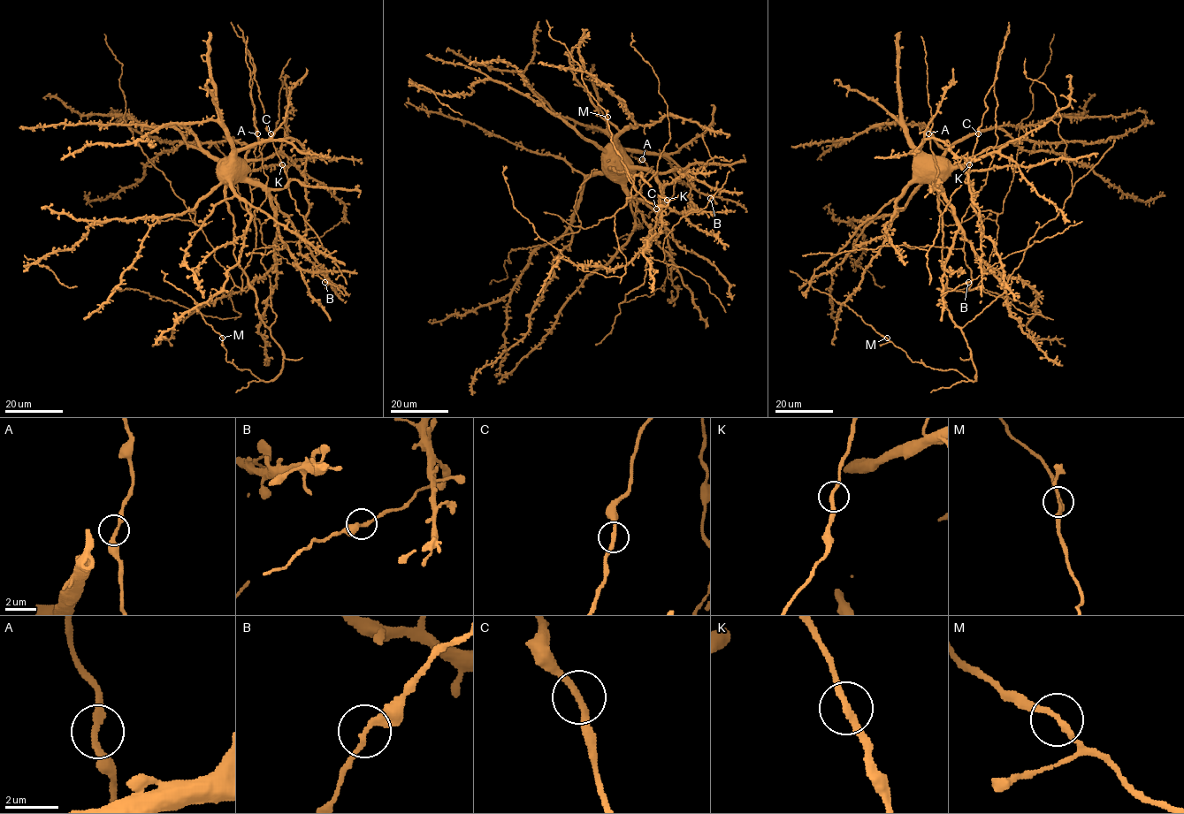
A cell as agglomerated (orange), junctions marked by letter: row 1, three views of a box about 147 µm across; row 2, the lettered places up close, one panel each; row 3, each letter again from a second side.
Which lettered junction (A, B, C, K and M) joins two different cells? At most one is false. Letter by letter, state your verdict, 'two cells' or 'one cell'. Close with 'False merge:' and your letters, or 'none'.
A: one cell
B: one cell
C: one cell
K: one cell
M: one cell
False merge: none

